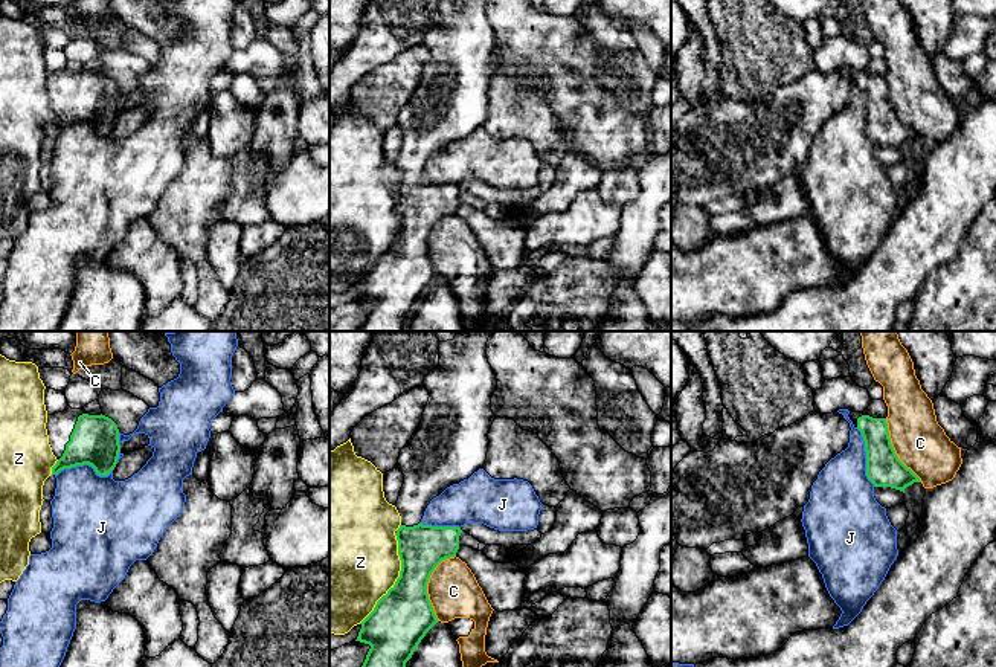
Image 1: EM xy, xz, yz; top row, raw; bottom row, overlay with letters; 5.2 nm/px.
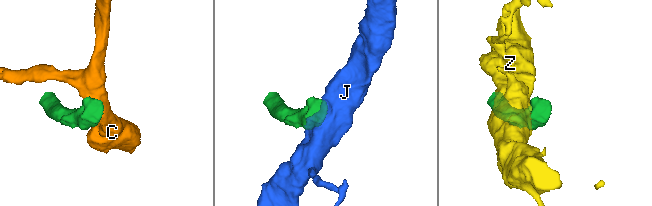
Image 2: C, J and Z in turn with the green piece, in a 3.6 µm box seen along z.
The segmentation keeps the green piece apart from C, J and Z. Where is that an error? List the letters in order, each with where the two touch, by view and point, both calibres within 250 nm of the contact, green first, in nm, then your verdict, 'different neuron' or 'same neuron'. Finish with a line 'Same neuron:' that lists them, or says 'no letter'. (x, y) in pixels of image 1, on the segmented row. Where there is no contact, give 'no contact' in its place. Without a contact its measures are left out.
C: xz (426, 585) | 300/280 nm | different neuron
J: xy (84, 463) | 260/380 nm | different neuron
Z: xz (397, 579) | 300/480 nm | different neuron
Same neuron: no letter

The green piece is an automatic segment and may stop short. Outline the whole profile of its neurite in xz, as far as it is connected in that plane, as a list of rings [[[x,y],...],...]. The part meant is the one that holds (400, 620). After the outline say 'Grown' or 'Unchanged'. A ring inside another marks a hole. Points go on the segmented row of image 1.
[[[471,331],[464,336],[456,333],[453,340],[439,342],[439,365],[424,377],[422,386],[430,397],[419,426],[398,456],[398,469],[404,475],[395,504],[401,516],[401,525],[395,533],[401,571],[395,585],[360,623],[361,629],[355,641],[371,646],[361,667],[406,667],[421,640],[438,623],[429,600],[427,583],[442,560],[456,556],[462,530],[422,525],[421,519],[433,498],[447,487],[468,479],[485,464],[488,433],[496,420],[491,397],[497,388],[496,374],[487,359],[490,333]]]. Grown

